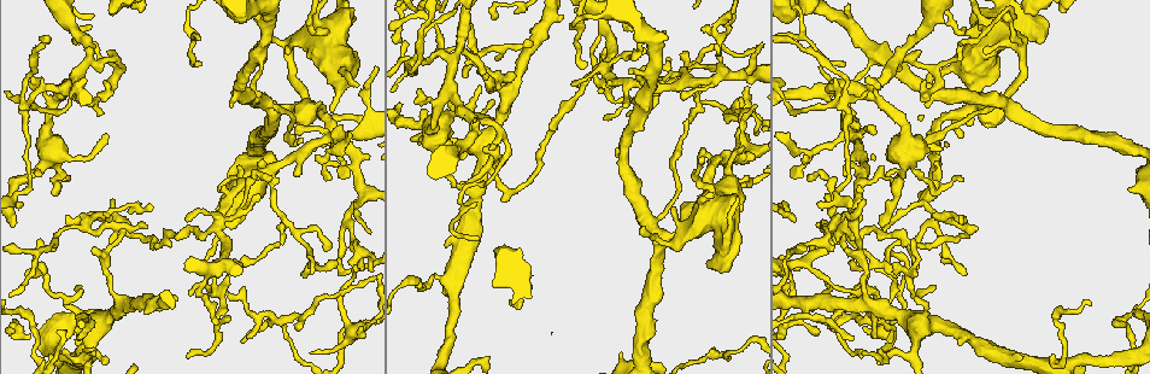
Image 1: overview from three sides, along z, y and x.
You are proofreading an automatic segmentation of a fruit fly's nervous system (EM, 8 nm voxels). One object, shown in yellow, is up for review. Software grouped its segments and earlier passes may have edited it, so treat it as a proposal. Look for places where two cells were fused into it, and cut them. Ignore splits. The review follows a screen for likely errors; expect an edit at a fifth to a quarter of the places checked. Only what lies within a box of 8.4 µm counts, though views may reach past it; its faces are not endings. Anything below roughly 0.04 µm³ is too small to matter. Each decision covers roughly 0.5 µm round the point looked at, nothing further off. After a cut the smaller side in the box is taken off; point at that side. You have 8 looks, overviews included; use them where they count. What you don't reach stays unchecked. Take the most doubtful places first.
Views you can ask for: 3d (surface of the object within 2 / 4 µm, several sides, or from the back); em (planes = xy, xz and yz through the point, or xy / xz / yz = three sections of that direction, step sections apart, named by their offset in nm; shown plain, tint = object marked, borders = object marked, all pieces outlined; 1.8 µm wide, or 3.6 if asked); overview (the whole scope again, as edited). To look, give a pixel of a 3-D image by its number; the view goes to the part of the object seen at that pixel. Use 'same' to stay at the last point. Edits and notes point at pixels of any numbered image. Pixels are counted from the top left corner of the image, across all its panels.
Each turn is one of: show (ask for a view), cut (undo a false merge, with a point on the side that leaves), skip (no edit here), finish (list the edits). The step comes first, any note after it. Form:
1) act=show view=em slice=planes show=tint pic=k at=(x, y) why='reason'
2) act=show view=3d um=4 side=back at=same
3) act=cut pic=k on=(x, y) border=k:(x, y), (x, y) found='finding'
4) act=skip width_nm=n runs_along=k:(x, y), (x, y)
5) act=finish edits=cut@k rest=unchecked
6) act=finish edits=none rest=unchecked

act=show view=3d um=4 pic=1 at=(335, 102)

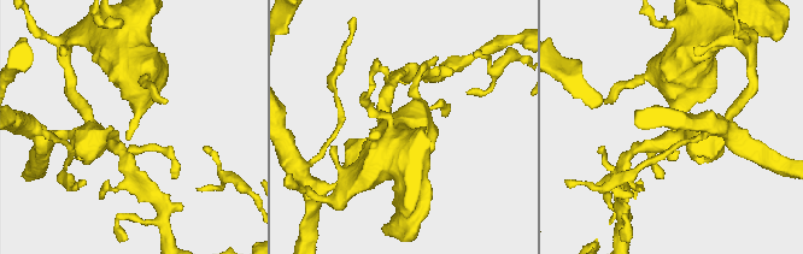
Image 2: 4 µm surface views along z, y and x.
act=show view=em slice=xz step=4 show=borders pic=2 at=(133, 131)

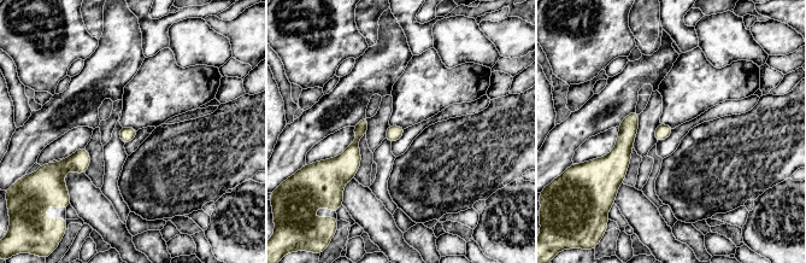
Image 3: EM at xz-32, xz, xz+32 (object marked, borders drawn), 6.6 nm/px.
act=skip width_nm=100 found='all the same cell'

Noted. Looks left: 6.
act=show view=3d um=4 pic=1 at=(218, 228) why='a fork'

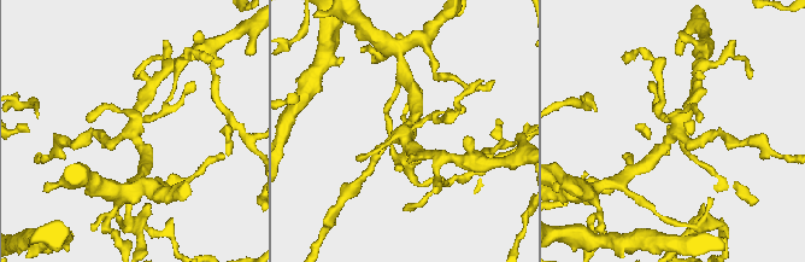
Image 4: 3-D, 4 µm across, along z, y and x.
act=show view=em slice=planes show=tint pic=4 at=(406, 135) why='need the tissue'

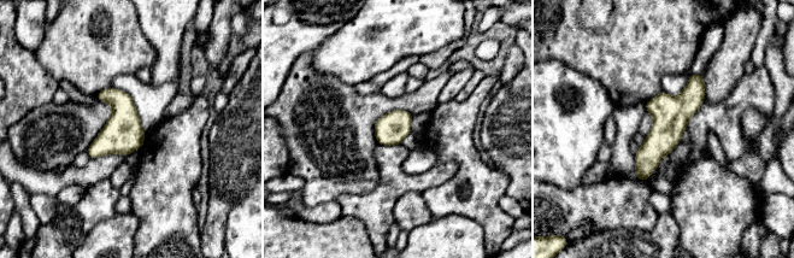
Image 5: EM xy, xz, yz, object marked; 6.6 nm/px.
act=skip runs_along=5:(700, 77), (640, 176) found='one cell here'

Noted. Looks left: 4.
act=show view=em slice=planes show=tint pic=1 at=(491, 87) why='narrows sharply'

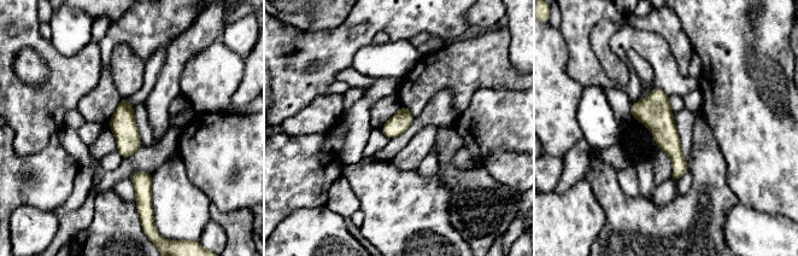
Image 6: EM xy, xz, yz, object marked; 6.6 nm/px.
act=skip width_nm=140 runs_along=6:(655, 91), (676, 176) found='one cell here'

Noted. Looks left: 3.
act=finish edits=none rest=unchecked

